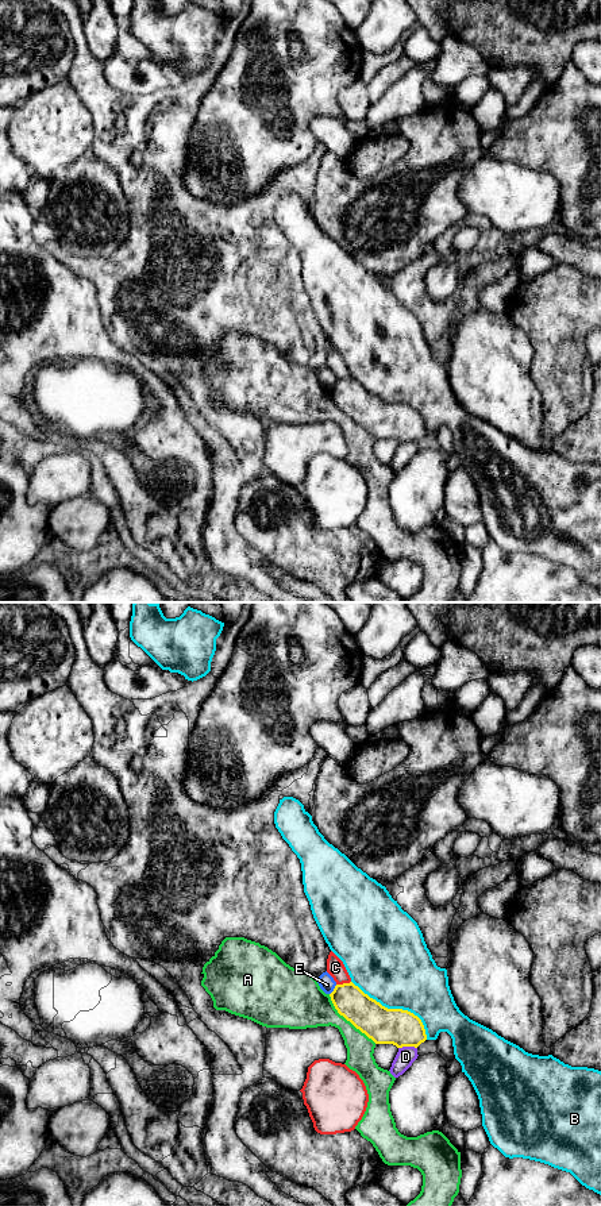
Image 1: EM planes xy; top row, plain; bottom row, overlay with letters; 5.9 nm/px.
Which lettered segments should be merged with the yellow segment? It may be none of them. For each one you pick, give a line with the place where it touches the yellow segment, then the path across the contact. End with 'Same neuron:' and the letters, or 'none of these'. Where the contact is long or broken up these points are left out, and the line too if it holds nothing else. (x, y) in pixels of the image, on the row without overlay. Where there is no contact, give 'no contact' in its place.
Same neuron: none of these

